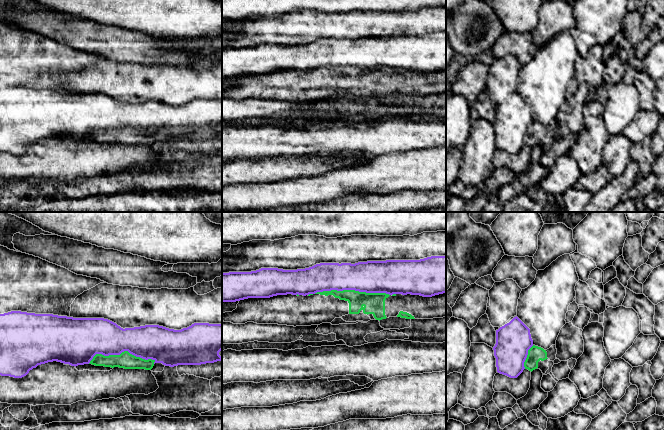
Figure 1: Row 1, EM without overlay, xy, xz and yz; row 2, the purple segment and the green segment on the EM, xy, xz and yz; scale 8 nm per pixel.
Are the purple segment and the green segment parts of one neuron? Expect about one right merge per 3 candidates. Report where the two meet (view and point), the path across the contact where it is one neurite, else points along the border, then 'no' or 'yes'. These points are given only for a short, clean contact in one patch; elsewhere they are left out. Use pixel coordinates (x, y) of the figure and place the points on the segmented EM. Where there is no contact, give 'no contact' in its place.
contact xz (352, 289); no

